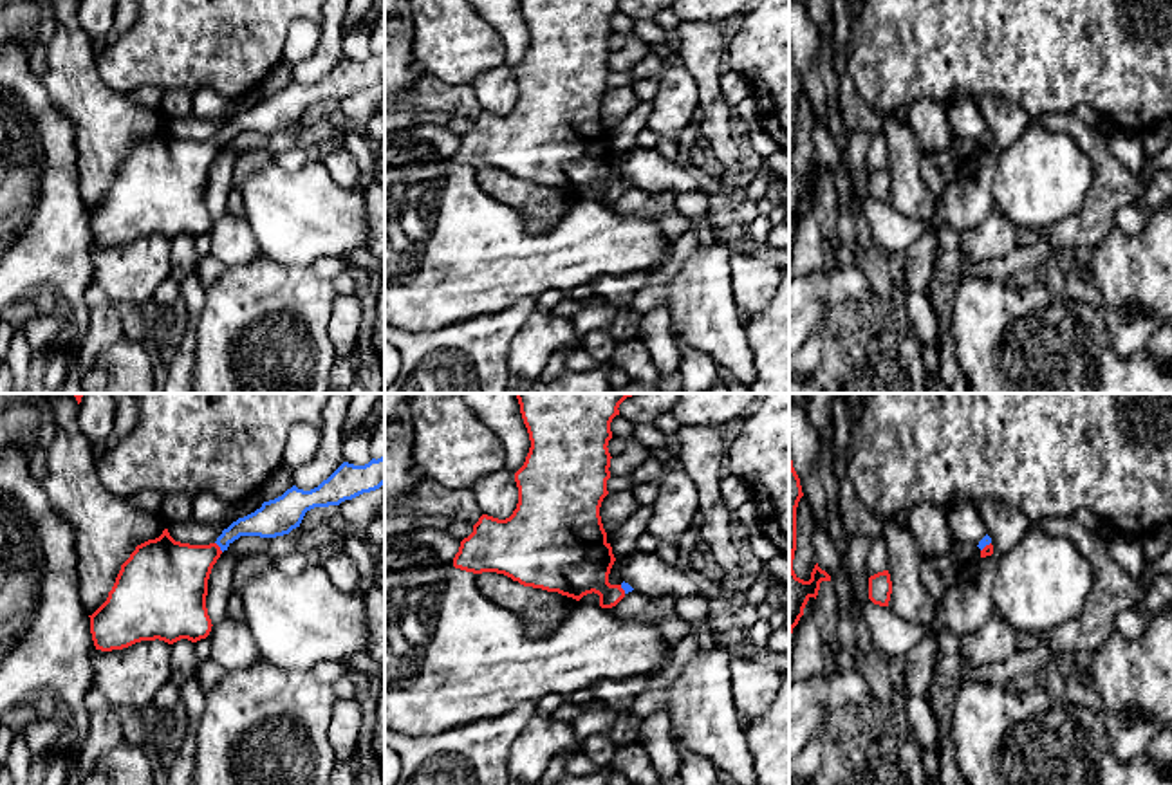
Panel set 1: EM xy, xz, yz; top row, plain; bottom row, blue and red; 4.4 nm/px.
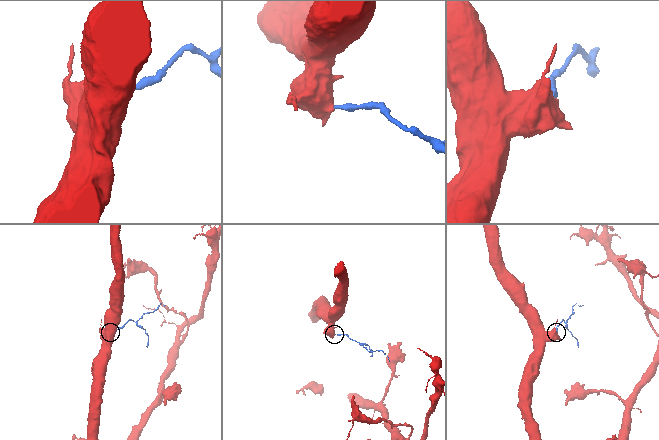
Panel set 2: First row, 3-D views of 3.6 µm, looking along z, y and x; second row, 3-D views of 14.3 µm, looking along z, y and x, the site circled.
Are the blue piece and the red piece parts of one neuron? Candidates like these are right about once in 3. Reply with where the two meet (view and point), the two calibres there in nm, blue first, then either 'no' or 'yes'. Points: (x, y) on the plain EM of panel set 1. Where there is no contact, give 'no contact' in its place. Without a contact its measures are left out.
xy (219, 141) | 140/320 nm | yes

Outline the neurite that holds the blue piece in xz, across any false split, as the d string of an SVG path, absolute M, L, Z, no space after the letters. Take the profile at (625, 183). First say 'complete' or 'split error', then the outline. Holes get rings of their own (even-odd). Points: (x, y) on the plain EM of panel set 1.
split error; M520 0L531 43L515 69L516 105L506 115L482 110L473 128L460 137L453 162L473 170L504 170L524 182L558 188L576 197L594 188L601 204L616 202L632 188L625 177L609 179L616 153L600 112L609 90L612 52L607 42L618 4L619 0Z

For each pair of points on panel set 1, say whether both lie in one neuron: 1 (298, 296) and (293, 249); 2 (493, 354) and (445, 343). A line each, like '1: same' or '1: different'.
1: different
2: same

